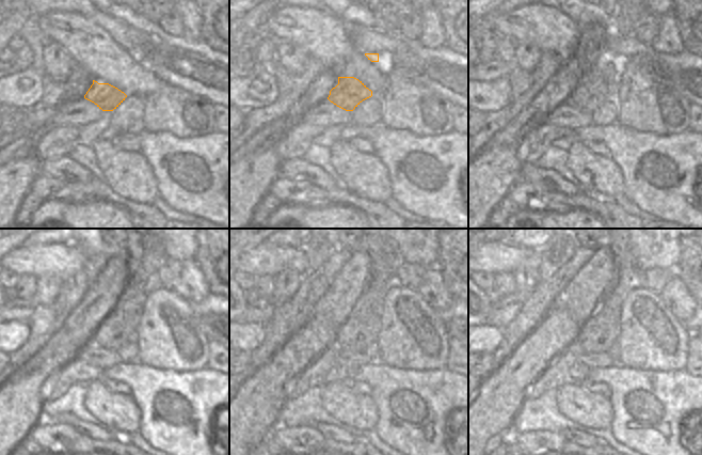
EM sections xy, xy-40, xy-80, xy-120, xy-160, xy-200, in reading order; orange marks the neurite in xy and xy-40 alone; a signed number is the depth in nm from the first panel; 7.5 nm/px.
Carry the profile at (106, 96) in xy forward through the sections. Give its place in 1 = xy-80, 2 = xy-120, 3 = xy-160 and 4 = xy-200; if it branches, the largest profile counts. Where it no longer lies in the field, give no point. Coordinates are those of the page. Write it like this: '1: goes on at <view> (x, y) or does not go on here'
1: goes on at xy-80 (597, 84)
2: goes on at xy-120 (120, 327)
3: goes on at xy-160 (361, 329)
4: goes on at xy-200 (600, 332)

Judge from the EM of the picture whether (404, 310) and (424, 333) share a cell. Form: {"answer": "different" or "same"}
{"answer": "same"}

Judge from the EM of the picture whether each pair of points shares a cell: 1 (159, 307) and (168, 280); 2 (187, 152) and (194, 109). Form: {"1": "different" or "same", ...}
{"1": "different", "2": "different"}

